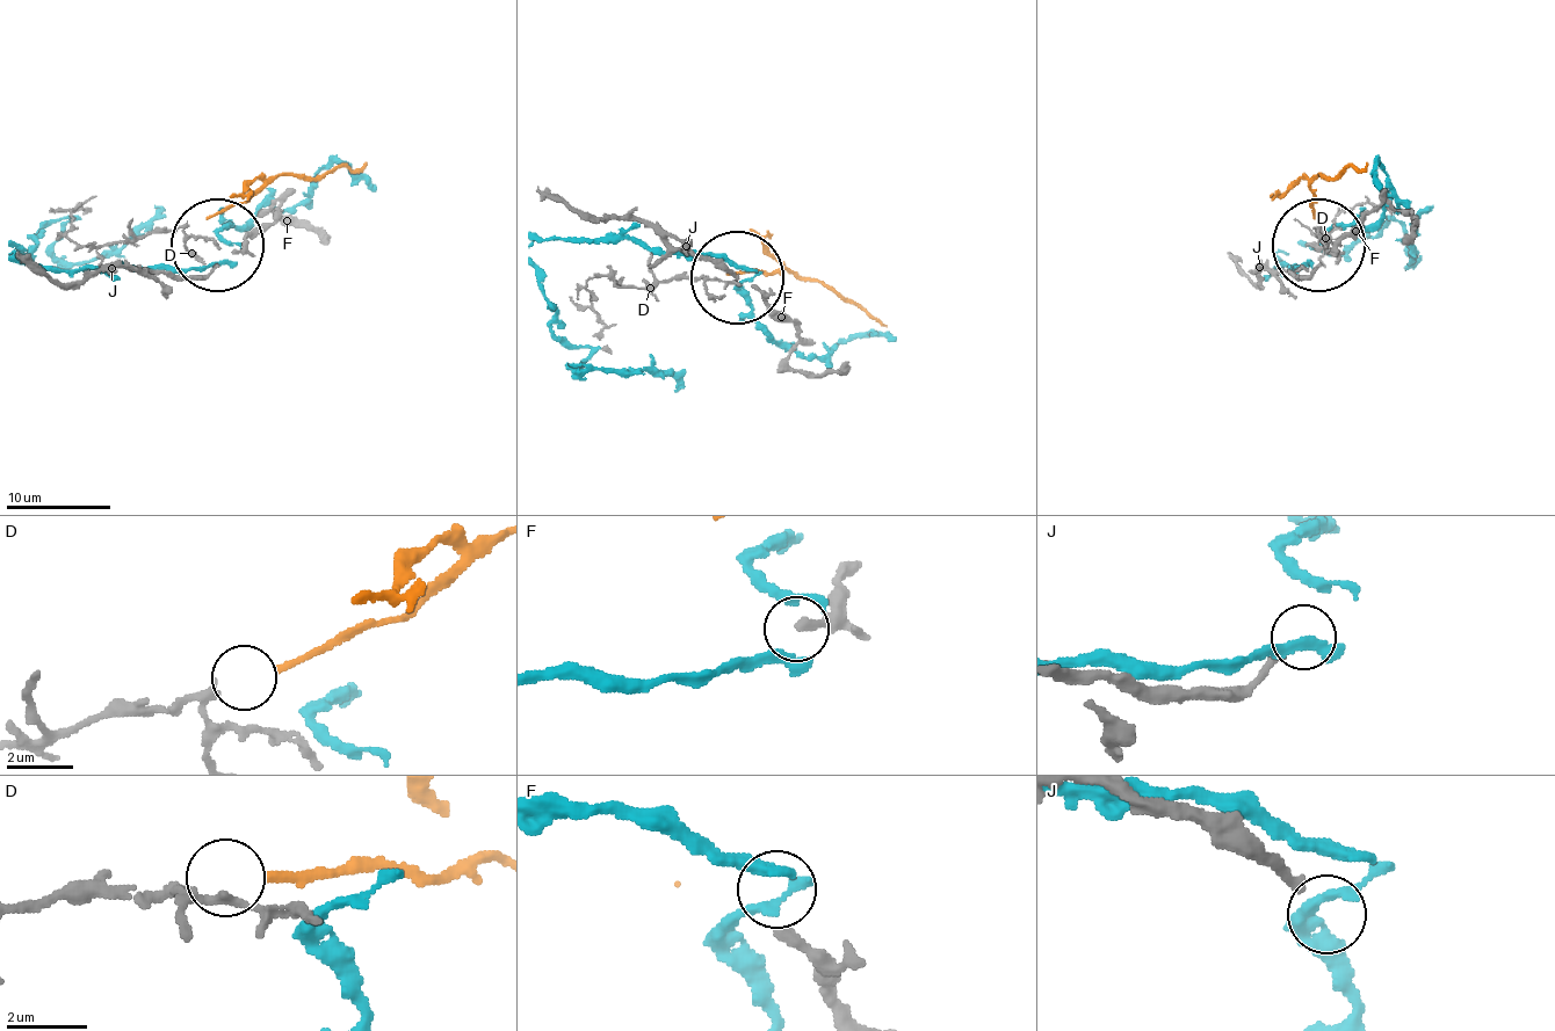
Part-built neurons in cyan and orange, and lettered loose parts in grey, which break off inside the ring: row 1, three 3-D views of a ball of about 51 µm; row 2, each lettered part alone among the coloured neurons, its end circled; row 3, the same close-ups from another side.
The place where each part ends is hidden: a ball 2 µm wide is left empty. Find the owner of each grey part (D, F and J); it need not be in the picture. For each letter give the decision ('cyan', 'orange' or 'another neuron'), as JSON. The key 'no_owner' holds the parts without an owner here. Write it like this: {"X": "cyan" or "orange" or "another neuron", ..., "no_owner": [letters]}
{"D": "orange", "F": "another neuron", "J": "another neuron", "no_owner": ["F", "J"]}

